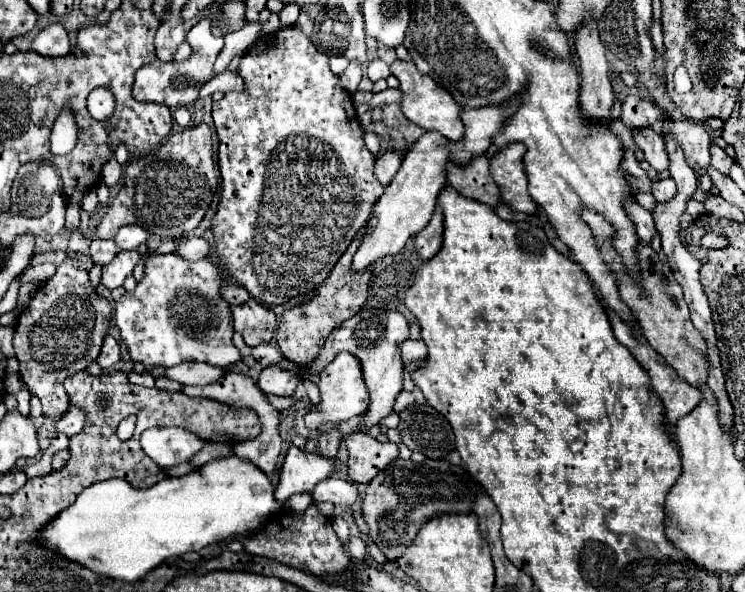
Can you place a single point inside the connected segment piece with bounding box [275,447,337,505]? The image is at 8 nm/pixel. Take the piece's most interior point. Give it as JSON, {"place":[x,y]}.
{"place":[301,471]}

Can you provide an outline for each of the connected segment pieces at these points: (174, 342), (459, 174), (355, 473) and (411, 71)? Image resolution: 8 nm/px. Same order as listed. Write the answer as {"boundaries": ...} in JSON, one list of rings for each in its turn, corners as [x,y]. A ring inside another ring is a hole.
{"boundaries":[[[[175,253],[147,255],[145,275],[133,291],[125,291],[115,303],[113,319],[135,363],[149,367],[173,367],[181,361],[203,361],[215,367],[229,367],[241,359],[231,341],[231,305],[221,295],[223,271],[211,261],[185,261]]],[[[485,155],[475,157],[467,167],[449,165],[449,183],[467,199],[489,207],[497,207],[501,203],[501,193],[489,173],[489,161]]],[[[349,433],[341,439],[347,447],[347,477],[357,485],[369,483],[381,469],[399,457],[395,443],[379,443],[367,433]]],[[[397,59],[391,65],[391,73],[399,79],[399,89],[403,93],[401,111],[411,123],[423,127],[425,131],[437,131],[453,141],[459,141],[463,137],[463,121],[459,117],[461,107],[453,101],[453,97],[443,87],[439,87],[429,75],[423,75],[411,61]]]]}

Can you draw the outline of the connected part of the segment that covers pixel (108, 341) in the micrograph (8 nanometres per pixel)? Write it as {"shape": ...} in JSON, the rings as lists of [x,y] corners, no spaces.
{"shape":[[[107,335],[105,341],[103,341],[103,347],[101,347],[101,353],[99,357],[95,359],[95,363],[101,367],[101,369],[109,369],[111,365],[115,365],[119,361],[119,343]]]}

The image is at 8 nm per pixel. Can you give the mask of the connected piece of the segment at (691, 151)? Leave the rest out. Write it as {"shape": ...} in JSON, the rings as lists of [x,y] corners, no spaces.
{"shape":[[[689,119],[683,121],[669,121],[667,131],[671,135],[675,135],[675,139],[681,143],[683,151],[685,151],[685,159],[689,165],[709,165],[711,157],[709,157],[709,147],[711,147],[711,139],[705,131],[705,125],[701,123],[693,123]]]}

